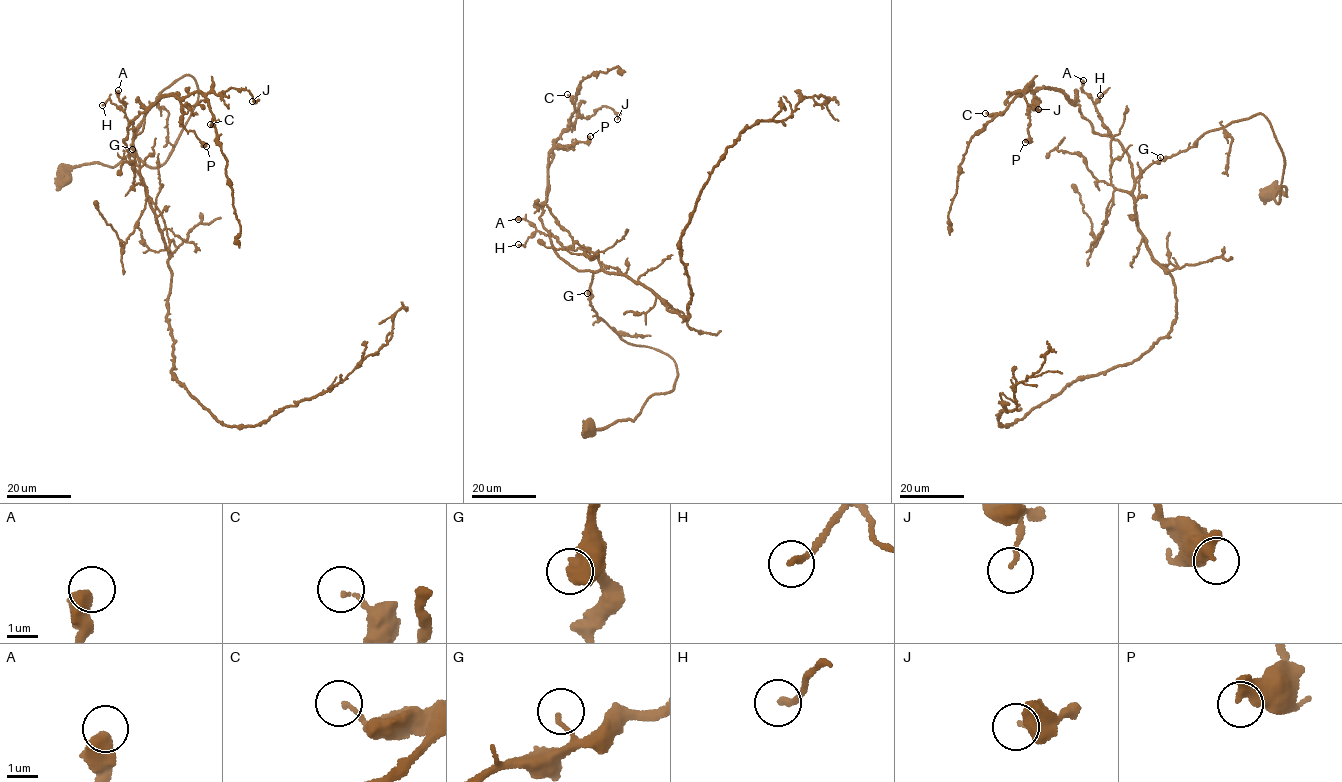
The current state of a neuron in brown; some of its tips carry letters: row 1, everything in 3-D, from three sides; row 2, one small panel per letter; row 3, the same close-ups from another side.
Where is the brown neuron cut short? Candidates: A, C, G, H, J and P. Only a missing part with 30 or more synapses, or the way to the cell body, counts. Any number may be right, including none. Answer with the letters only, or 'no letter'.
no letter

